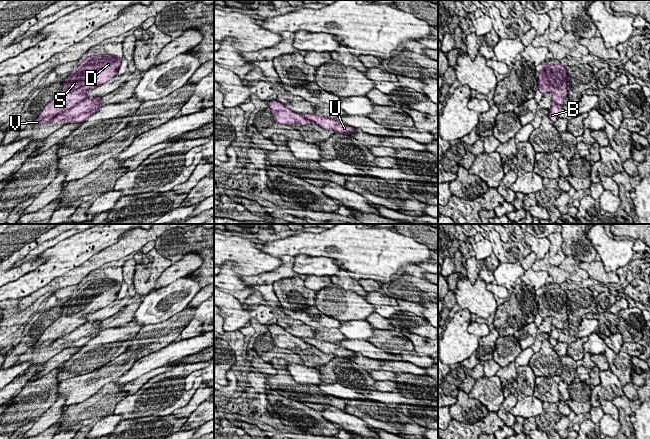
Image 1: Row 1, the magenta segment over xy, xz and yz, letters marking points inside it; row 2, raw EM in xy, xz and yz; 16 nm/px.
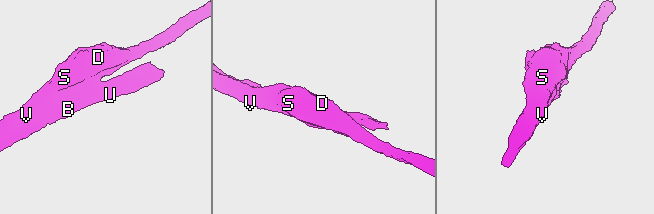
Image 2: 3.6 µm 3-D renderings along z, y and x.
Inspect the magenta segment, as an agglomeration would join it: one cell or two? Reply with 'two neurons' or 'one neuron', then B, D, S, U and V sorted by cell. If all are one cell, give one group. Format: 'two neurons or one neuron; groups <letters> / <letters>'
two neurons; groups B U / D S V

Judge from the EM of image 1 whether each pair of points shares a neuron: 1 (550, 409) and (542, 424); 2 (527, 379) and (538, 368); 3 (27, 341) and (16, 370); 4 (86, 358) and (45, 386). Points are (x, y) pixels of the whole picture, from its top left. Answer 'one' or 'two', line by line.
1: one
2: two
3: two
4: two

